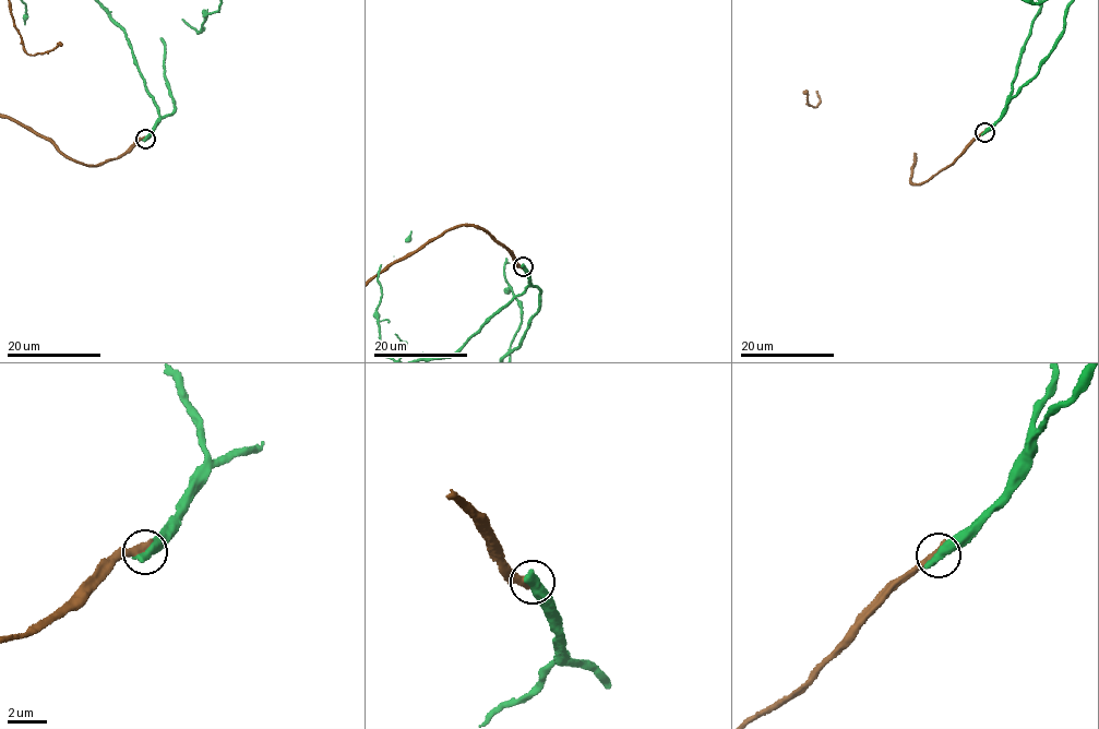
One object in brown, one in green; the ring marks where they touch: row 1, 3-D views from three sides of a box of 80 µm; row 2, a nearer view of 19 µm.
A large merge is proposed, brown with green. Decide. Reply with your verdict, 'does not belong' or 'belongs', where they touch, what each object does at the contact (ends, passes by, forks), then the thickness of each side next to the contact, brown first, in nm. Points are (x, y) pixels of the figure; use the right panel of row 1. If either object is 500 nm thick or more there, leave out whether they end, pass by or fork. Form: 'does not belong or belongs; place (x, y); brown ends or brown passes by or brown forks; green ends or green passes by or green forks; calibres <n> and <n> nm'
does not belong; place (984, 132); calibres 440 and 600 nm

